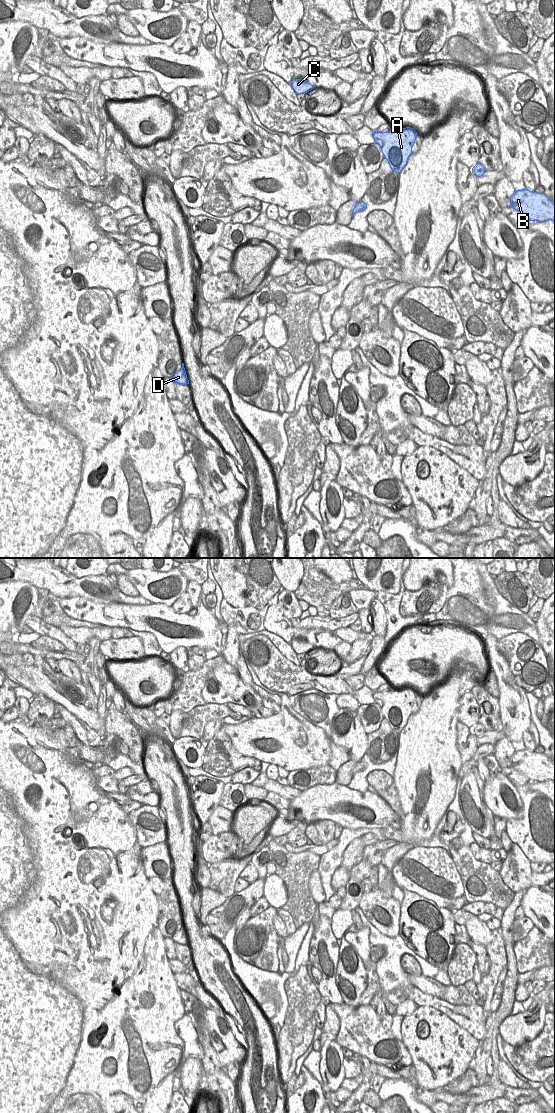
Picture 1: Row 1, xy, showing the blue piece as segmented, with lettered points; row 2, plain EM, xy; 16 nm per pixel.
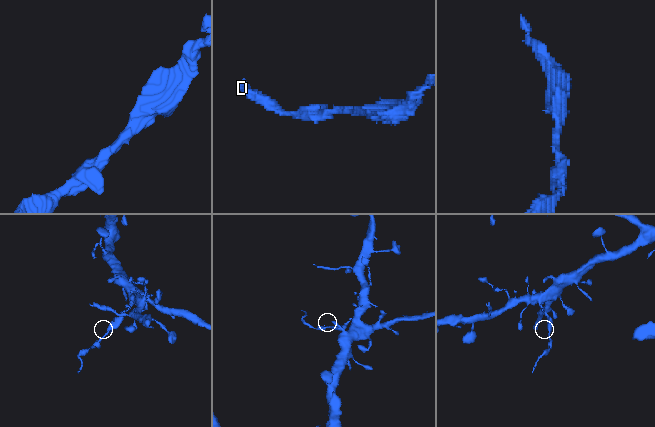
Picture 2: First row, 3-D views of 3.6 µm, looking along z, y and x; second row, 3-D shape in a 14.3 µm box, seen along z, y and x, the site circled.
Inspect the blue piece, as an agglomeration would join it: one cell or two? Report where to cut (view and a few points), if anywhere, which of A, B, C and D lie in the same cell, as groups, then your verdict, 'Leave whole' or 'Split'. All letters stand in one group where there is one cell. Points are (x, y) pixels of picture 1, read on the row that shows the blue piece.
Split along xy (364, 203), (363, 210). Groups: A B C / D. Split

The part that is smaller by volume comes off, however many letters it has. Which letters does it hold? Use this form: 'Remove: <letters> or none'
Remove: D

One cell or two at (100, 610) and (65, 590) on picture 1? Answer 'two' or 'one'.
two

